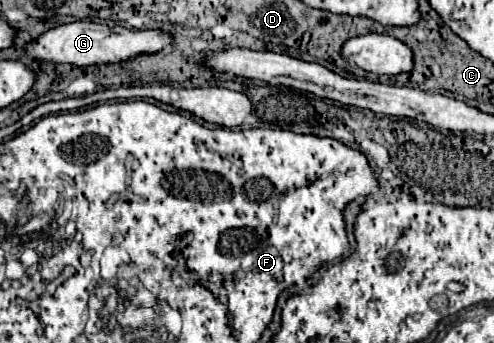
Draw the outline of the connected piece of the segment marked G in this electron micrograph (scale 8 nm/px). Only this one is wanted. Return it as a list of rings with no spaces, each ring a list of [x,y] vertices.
[[[72,22],[48,30],[36,42],[26,46],[26,52],[44,62],[60,62],[74,66],[92,66],[92,64],[118,64],[126,62],[138,54],[158,54],[166,48],[172,48],[174,36],[166,30],[128,30],[124,26],[106,26],[96,22]]]

